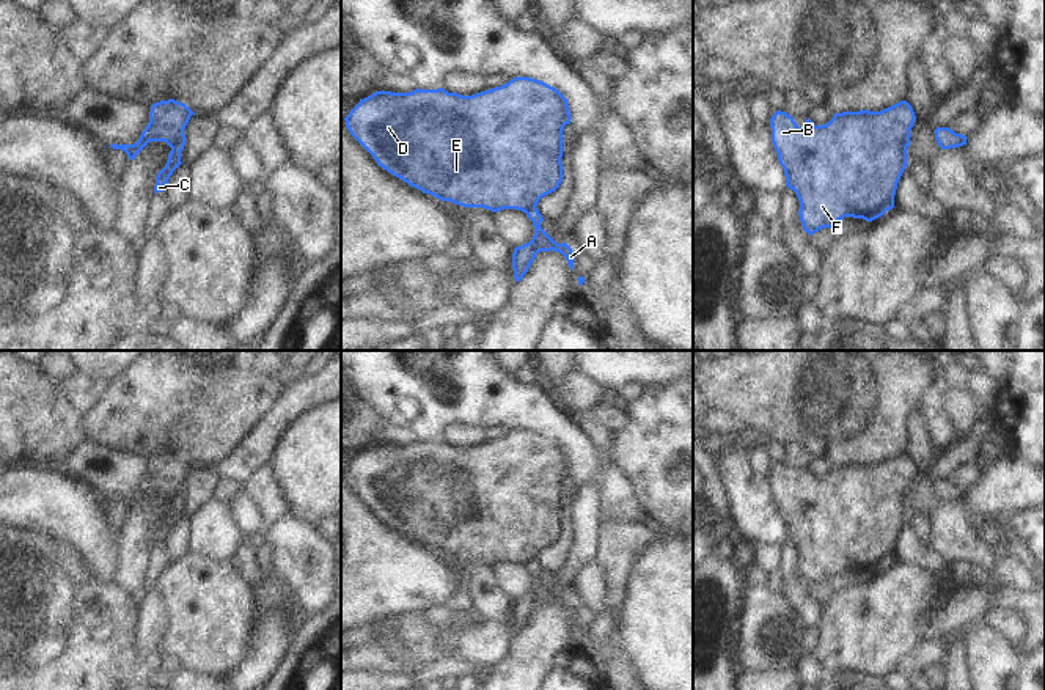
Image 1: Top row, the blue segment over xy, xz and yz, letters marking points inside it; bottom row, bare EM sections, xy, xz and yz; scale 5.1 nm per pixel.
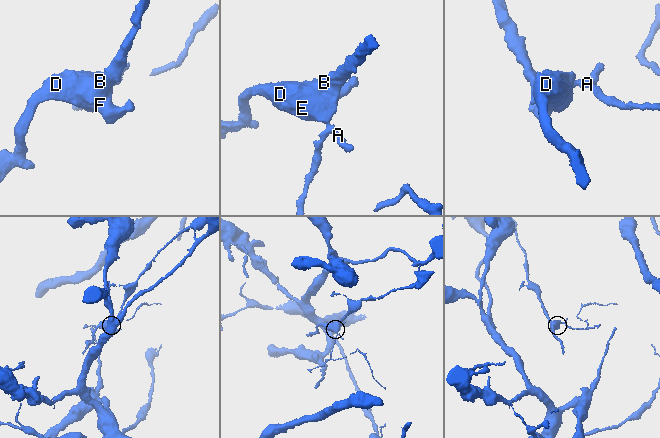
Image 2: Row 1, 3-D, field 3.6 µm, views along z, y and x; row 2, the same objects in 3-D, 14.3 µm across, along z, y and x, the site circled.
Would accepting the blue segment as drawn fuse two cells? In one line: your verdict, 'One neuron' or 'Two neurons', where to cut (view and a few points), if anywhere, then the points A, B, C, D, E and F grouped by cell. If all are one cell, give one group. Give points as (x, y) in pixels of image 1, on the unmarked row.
Two neurons. Split along xz (535, 560), (525, 565). Groups: A / B C D E F

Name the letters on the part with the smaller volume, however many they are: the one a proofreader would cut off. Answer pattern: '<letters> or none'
A

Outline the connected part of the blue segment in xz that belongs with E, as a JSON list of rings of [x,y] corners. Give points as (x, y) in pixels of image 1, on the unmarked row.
[[[514,429],[501,439],[471,448],[437,442],[410,445],[376,443],[344,470],[350,487],[372,508],[379,519],[409,538],[442,553],[492,564],[536,561],[539,552],[563,533],[563,481],[570,476],[567,451],[553,439],[530,429]]]

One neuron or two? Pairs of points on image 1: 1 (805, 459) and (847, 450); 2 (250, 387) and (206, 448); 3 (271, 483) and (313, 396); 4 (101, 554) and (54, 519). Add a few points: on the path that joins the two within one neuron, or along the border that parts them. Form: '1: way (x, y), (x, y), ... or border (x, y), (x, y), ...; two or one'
1: border (784, 444), (800, 444), (813, 458); two
2: way (234, 403), (206, 433); one
3: border (274, 462), (261, 467), (245, 486); two
4: way (90, 543), (65, 519); one

